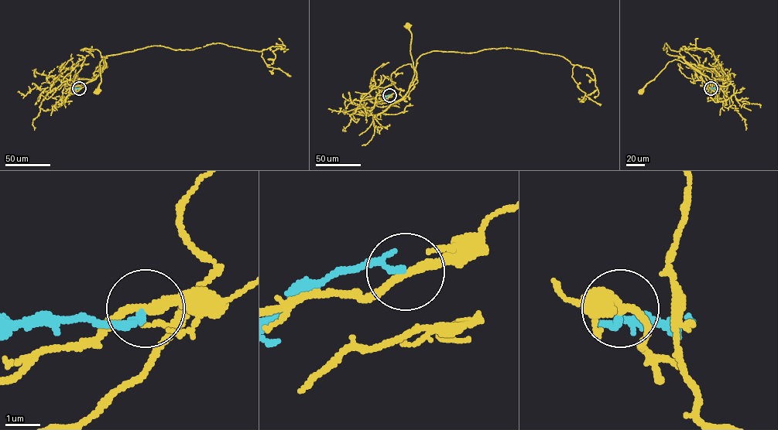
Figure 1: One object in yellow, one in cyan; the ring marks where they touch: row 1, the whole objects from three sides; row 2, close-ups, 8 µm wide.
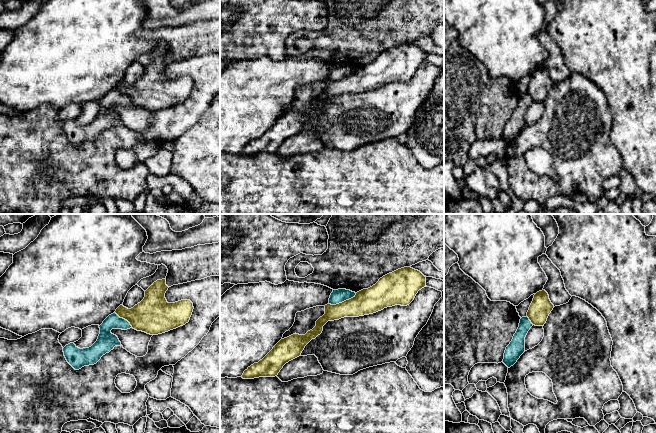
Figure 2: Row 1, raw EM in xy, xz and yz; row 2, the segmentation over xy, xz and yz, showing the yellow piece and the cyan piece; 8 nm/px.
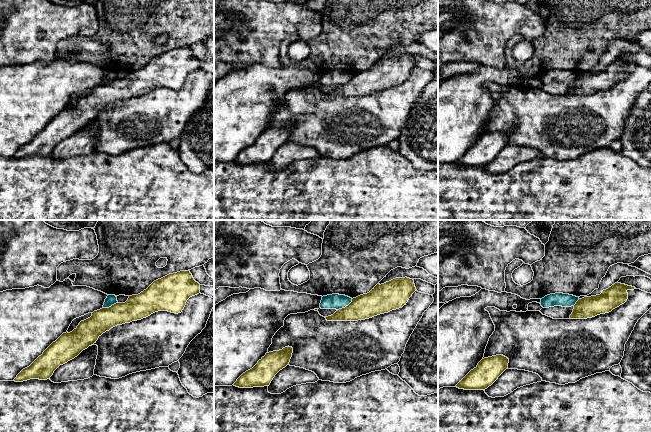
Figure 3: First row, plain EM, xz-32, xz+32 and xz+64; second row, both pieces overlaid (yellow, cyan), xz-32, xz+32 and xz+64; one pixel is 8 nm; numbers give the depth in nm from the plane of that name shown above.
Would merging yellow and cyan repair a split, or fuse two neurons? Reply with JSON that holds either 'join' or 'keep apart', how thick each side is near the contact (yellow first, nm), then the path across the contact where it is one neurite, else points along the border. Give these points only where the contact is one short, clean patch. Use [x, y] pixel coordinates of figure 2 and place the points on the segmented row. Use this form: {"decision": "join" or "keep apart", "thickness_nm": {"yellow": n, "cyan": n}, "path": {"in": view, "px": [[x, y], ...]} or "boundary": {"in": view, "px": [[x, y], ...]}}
{"decision": "keep apart", "thickness_nm": {"yellow": 200, "cyan": 110}, "boundary": {"in": "xz", "px": [[356, 293], [341, 302], [329, 304]]}}

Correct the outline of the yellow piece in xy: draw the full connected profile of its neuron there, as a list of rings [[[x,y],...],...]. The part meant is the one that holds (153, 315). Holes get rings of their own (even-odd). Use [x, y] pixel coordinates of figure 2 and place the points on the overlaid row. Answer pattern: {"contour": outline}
{"contour": [[[166,279],[157,280],[146,291],[144,299],[128,309],[120,305],[115,313],[125,320],[127,320],[133,329],[142,331],[150,335],[158,335],[170,330],[176,329],[189,322],[193,312],[193,303],[190,300],[181,300],[175,303],[168,303],[165,298],[165,293],[168,290]]]}

